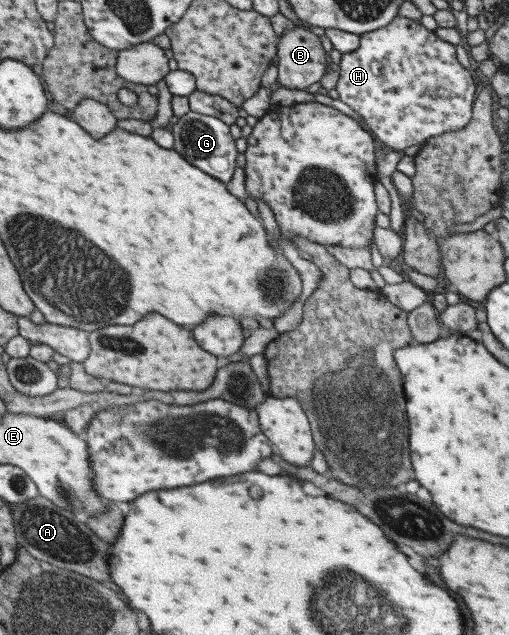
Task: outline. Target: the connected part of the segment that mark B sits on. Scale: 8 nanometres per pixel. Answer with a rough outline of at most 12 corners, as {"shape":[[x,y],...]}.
{"shape":[[295,26],[276,37],[276,82],[304,90],[328,54]]}

